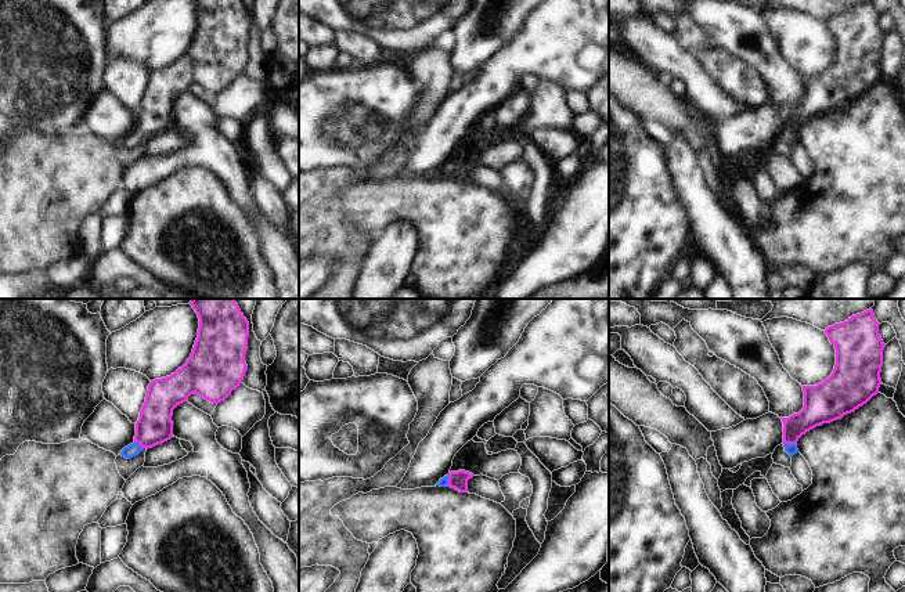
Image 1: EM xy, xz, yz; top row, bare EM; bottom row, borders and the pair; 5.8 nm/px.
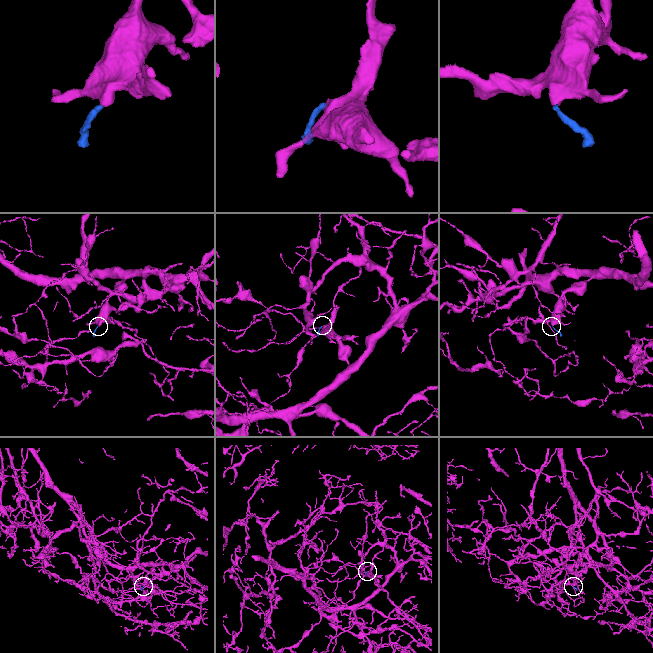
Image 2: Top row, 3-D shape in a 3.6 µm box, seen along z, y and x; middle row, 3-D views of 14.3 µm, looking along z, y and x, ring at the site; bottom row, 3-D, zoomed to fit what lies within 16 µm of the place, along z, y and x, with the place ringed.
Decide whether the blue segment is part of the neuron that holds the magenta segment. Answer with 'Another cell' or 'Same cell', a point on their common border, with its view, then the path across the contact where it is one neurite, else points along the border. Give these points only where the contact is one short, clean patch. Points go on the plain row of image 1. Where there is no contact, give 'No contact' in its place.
Same cell. Touches magenta at yz (789, 133). Path across: yz (817, 101), (790, 126), (789, 133), (790, 139)

